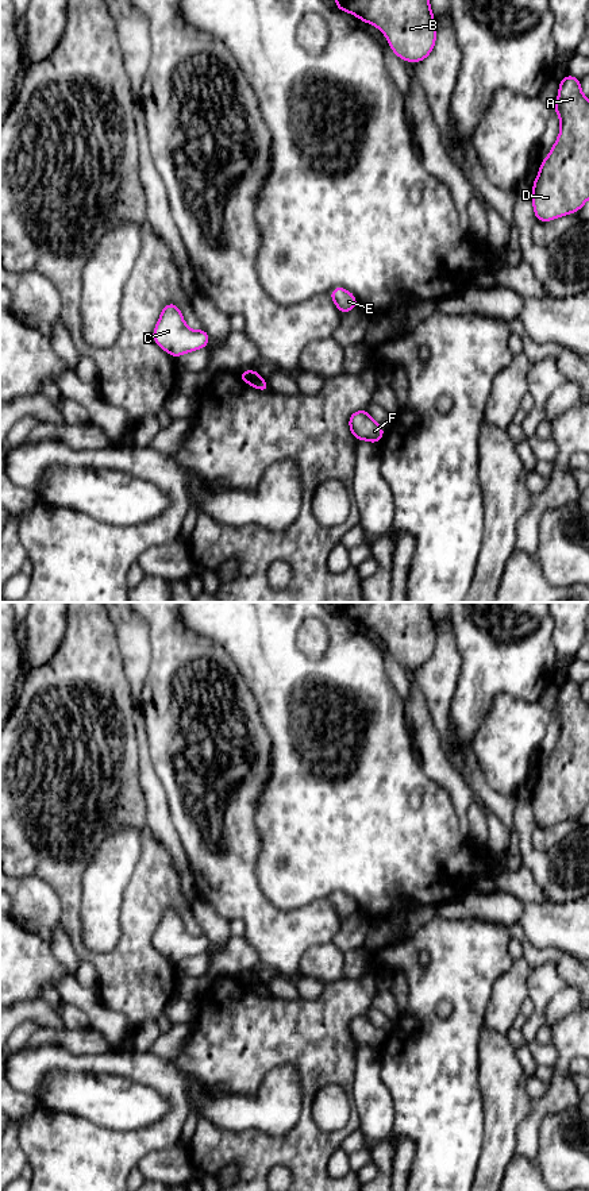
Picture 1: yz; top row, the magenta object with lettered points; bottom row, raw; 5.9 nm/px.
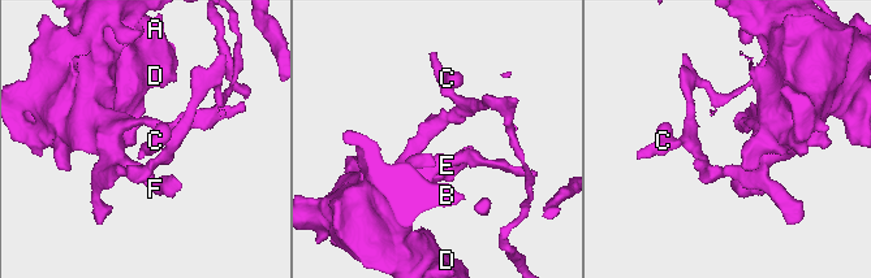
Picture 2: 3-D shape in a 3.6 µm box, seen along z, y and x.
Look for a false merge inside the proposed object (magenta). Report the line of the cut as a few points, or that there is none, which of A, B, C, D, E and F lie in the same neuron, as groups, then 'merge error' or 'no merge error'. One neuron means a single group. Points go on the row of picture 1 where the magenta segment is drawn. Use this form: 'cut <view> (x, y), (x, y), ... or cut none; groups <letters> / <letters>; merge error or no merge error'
cut yz (245, 370), (258, 376); groups A B D E F / C; merge error

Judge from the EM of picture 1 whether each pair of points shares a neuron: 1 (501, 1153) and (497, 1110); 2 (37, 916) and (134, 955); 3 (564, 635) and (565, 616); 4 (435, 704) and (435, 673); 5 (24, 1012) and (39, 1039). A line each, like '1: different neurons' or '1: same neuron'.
1: same neuron
2: different neurons
3: same neuron
4: same neuron
5: different neurons

